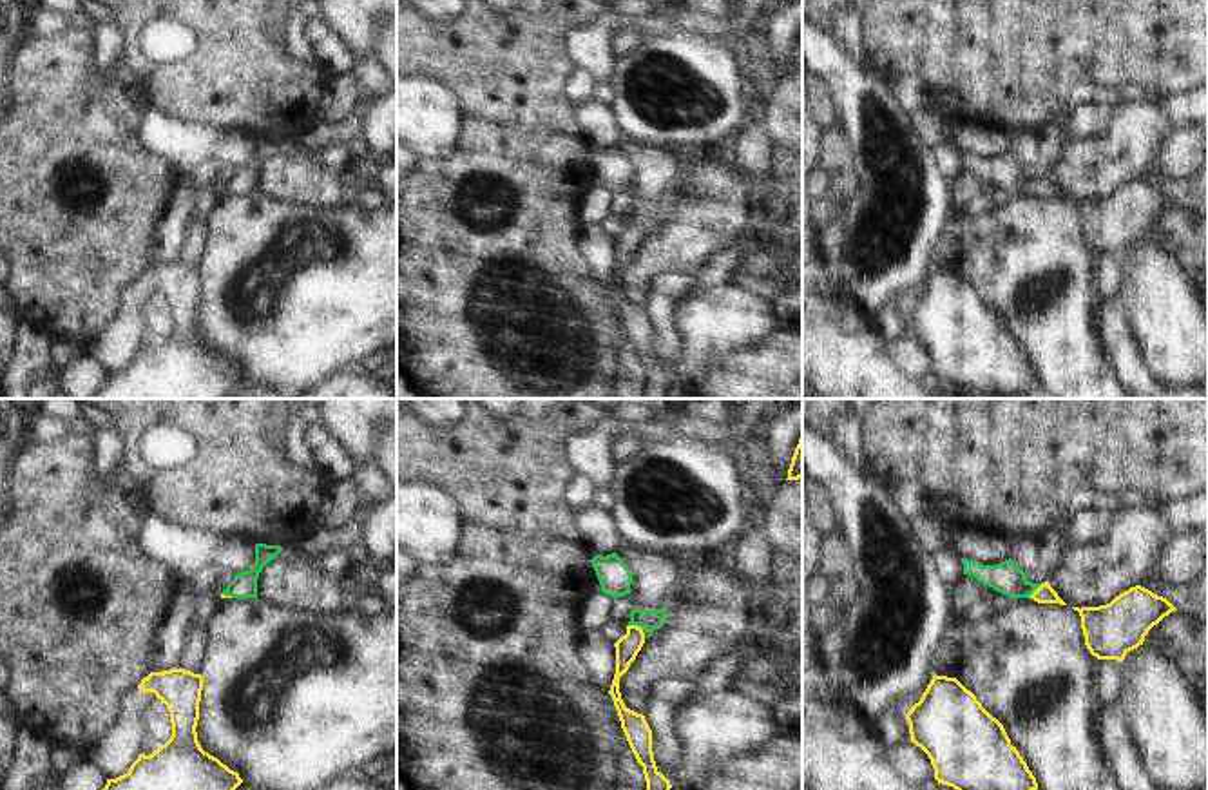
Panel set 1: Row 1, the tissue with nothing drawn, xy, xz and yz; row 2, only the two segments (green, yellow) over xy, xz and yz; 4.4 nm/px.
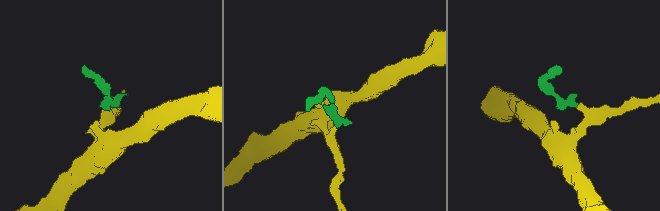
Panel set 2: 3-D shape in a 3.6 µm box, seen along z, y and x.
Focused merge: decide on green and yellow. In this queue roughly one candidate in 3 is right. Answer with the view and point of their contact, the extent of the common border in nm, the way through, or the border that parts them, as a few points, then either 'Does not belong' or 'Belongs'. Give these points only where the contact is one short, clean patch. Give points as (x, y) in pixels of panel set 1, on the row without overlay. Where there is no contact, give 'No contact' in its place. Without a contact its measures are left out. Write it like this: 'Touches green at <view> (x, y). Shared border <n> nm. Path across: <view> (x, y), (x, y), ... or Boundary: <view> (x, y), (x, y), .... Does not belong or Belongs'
Touches green at xz (636, 218). Shared border 80 nm. Path across: xz (649, 214), (636, 218), (634, 232), (627, 241). Belongs

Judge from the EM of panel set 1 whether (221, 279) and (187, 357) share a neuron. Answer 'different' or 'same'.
different

